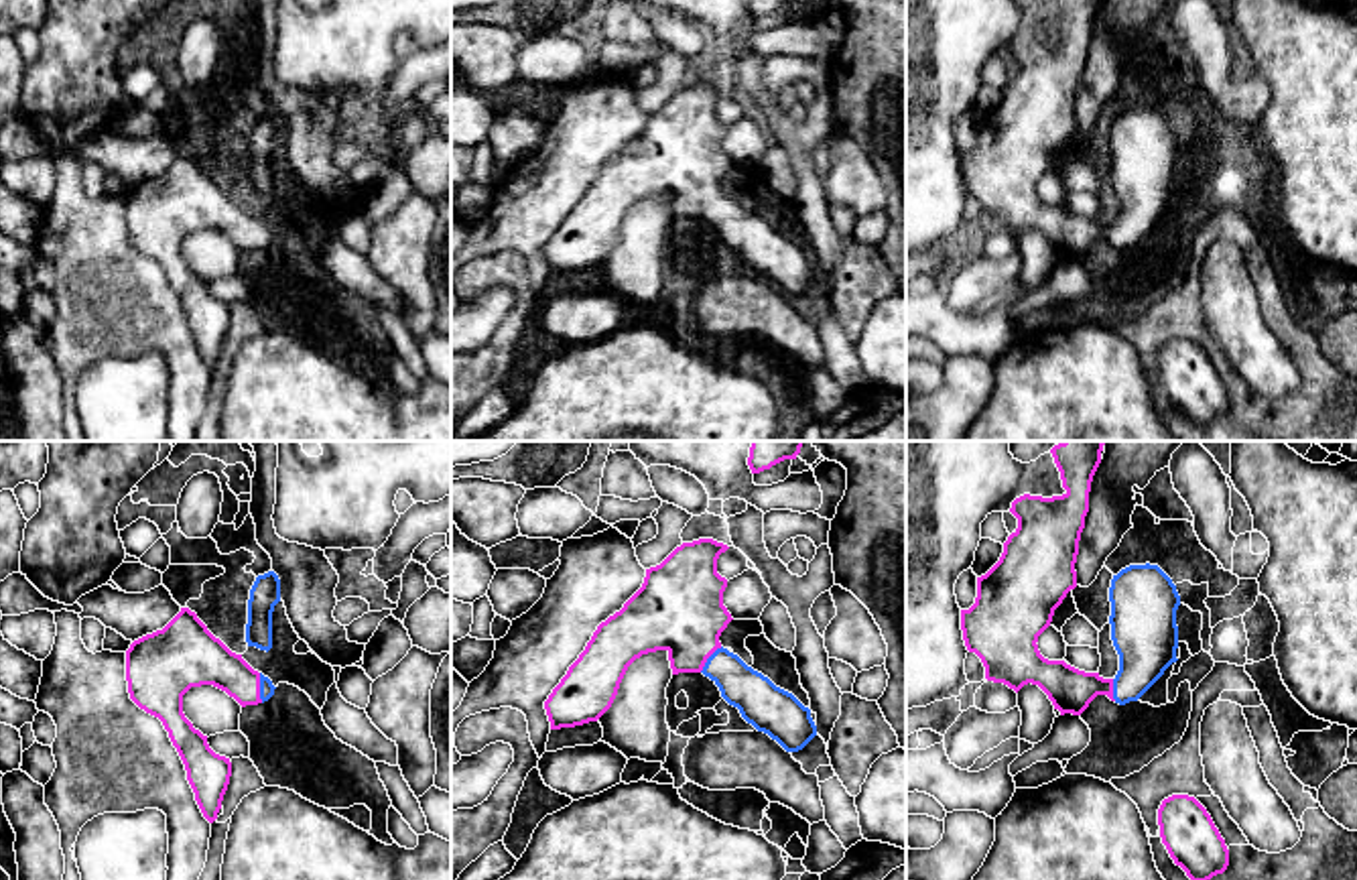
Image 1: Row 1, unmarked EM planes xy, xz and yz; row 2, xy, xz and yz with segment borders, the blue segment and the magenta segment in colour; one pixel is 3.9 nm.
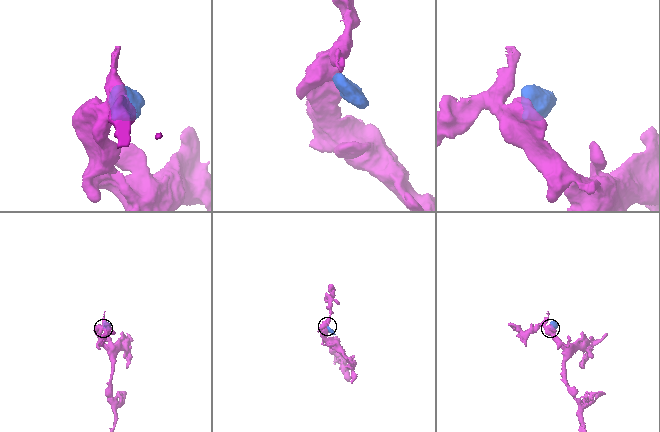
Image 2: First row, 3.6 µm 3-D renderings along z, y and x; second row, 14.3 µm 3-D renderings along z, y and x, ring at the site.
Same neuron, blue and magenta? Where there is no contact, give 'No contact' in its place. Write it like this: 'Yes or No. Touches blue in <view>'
Yes. Touches blue in xy

